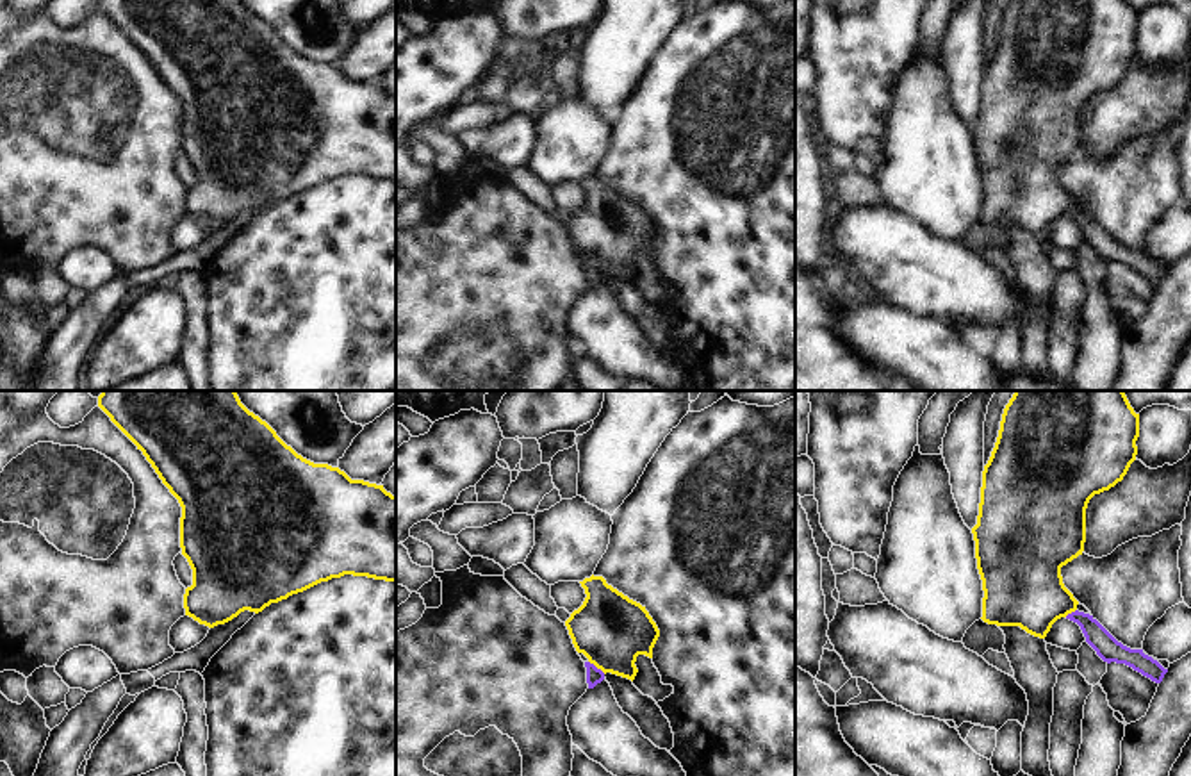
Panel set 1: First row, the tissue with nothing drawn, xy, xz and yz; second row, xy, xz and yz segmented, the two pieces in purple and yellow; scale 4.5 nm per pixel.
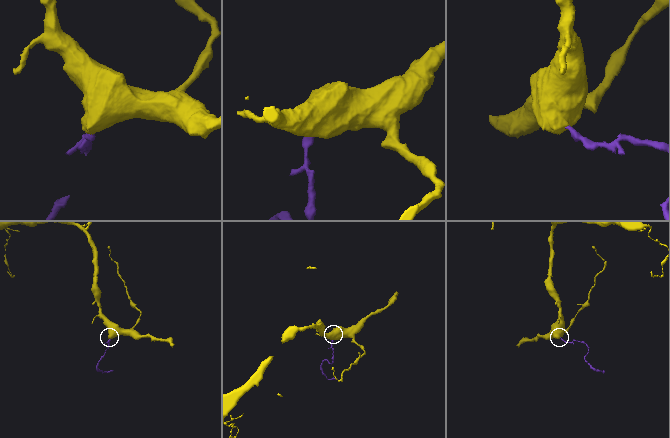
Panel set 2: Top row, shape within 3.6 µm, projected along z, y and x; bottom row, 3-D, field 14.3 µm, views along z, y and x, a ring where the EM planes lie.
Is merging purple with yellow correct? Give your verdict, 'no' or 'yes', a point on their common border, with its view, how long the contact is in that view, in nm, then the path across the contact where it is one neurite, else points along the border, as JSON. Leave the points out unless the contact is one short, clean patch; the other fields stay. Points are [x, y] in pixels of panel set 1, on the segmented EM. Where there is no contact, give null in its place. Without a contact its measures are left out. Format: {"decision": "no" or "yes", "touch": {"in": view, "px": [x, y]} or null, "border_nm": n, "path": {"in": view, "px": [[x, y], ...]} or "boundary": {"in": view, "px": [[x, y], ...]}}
{"decision": "yes", "touch": {"in": "xz", "px": [596, 668]}, "border_nm": 100, "path": {"in": "xz", "px": [[594, 675], [596, 668], [608, 650], [608, 628]]}}

